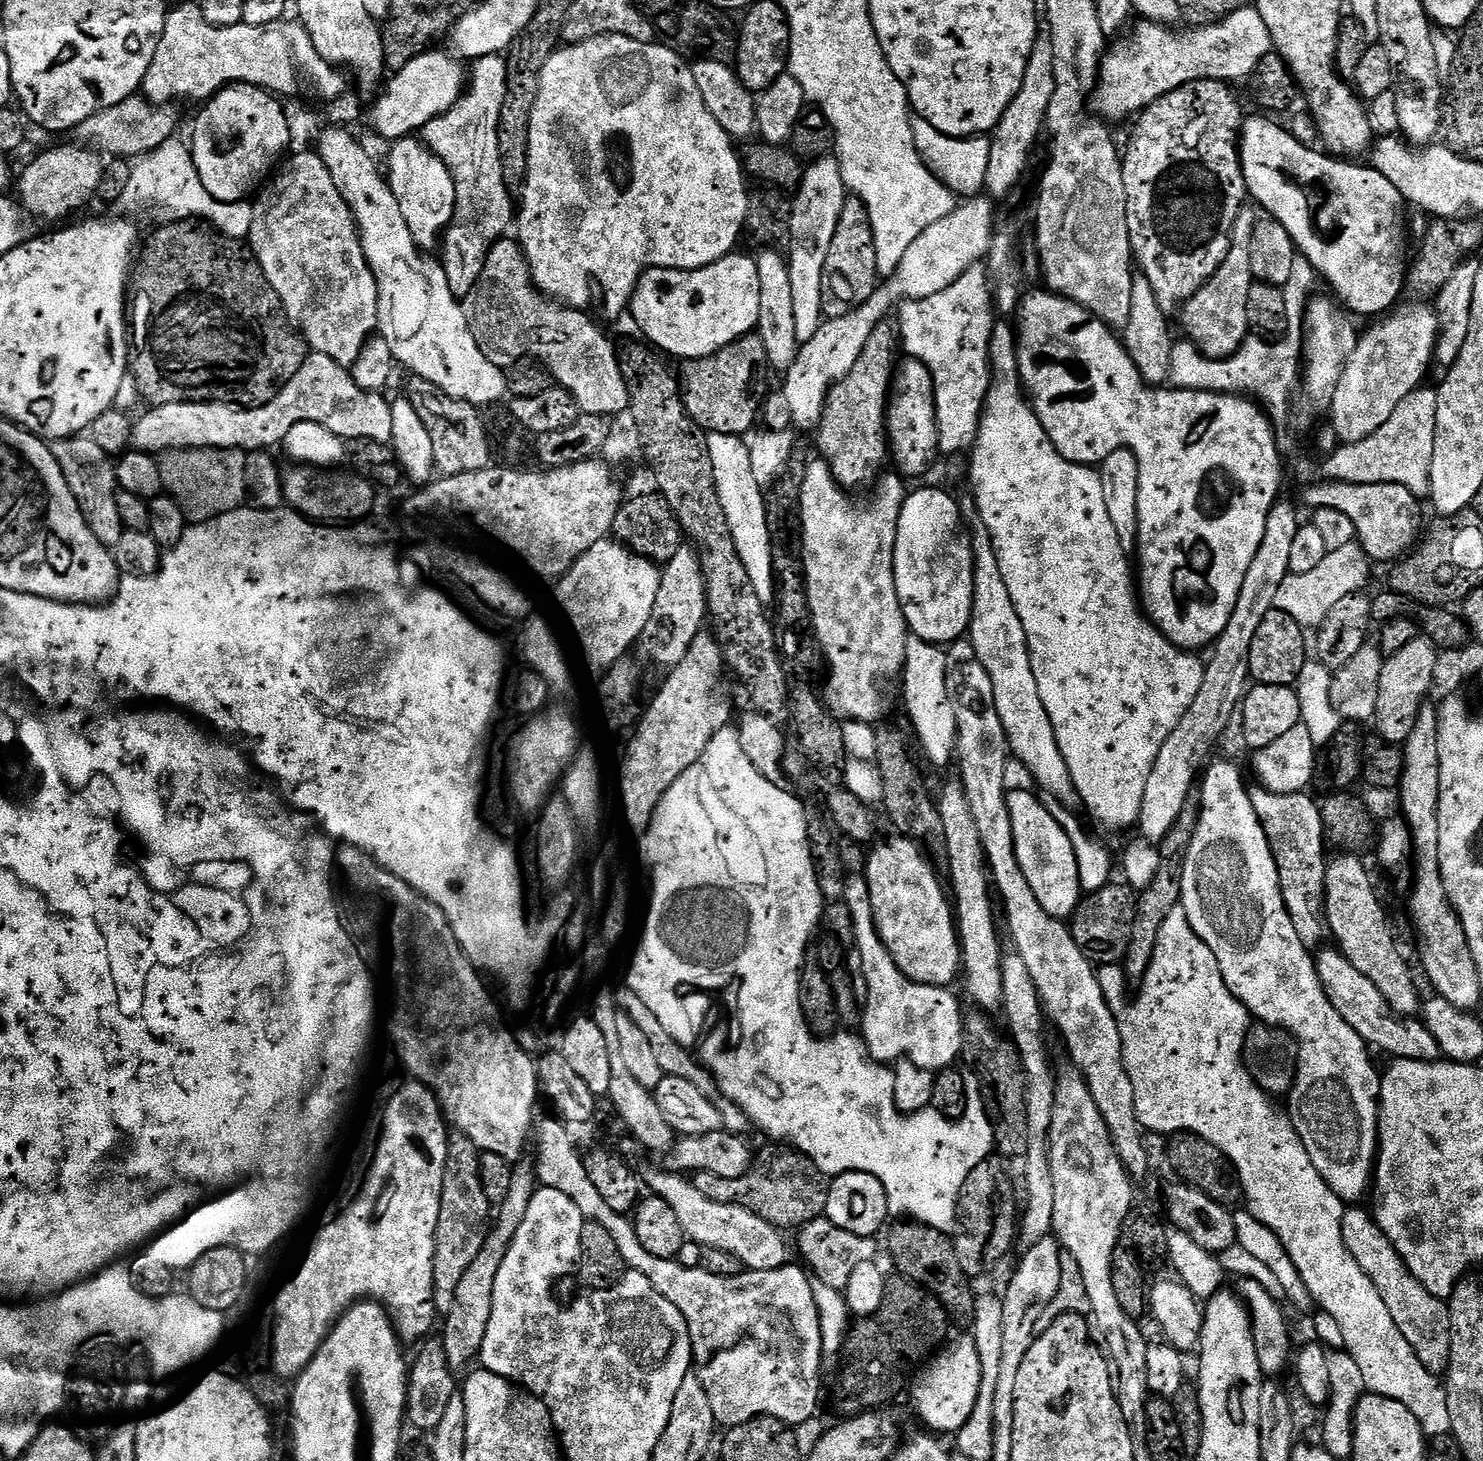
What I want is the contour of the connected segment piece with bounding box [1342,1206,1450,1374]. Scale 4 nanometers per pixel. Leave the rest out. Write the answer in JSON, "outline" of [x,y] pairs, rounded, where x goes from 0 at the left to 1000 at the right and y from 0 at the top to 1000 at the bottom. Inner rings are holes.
{"outline":[[[912,825],[907,829],[905,836],[905,847],[908,850],[908,856],[918,867],[918,869],[932,886],[932,891],[935,891],[935,897],[937,897],[937,902],[943,910],[945,910],[945,916],[951,919],[953,927],[956,927],[956,932],[962,935],[966,940],[971,940],[976,936],[978,930],[978,899],[974,890],[966,887],[953,875],[951,869],[945,864],[940,853],[932,845],[929,839],[926,830],[920,825]]]}

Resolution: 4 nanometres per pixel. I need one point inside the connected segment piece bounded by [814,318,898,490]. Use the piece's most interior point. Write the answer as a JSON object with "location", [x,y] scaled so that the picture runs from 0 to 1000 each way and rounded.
{"location":[575,298]}

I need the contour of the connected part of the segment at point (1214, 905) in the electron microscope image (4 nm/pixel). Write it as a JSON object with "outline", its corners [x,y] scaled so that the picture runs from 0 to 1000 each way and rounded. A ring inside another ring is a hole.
{"outline":[[[823,520],[821,523],[819,522],[815,522],[813,528],[811,529],[811,536],[808,539],[808,545],[808,542],[809,562],[806,564],[806,570],[804,571],[804,576],[801,578],[801,584],[798,586],[798,595],[794,597],[796,606],[796,619],[800,623],[800,628],[805,637],[805,639],[808,639],[808,642],[811,642],[811,645],[813,645],[813,648],[816,648],[816,653],[819,653],[819,656],[821,656],[821,664],[824,664],[824,669],[827,672],[828,677],[832,680],[832,683],[835,683],[837,686],[837,689],[842,691],[842,693],[849,700],[854,701],[856,704],[865,704],[873,712],[875,717],[874,739],[871,741],[871,747],[868,748],[867,750],[869,758],[868,758],[868,760],[870,762],[871,769],[874,771],[875,776],[876,776],[881,784],[881,790],[883,790],[883,795],[886,795],[886,801],[889,801],[889,804],[891,804],[891,806],[895,810],[897,815],[900,815],[900,817],[902,817],[902,820],[907,823],[919,822],[917,821],[922,816],[924,816],[927,810],[927,800],[931,785],[931,734],[929,733],[929,731],[928,734],[924,724],[922,723],[922,720],[924,721],[923,715],[920,715],[916,708],[910,702],[908,697],[905,697],[905,694],[902,694],[902,691],[900,691],[897,683],[894,683],[893,676],[887,666],[887,658],[885,652],[878,646],[878,643],[875,642],[875,639],[873,637],[873,632],[871,630],[870,626],[868,624],[868,620],[866,619],[865,611],[863,608],[860,582],[856,576],[854,574],[854,568],[846,554],[844,541],[841,539],[839,540],[839,531],[836,529],[835,524],[830,523],[828,520]]]}

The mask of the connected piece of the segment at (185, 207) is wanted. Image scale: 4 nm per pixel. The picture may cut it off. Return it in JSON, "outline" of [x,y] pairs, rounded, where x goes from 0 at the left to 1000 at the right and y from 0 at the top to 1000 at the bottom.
{"outline":[[[114,97],[109,102],[99,103],[90,110],[88,125],[81,135],[82,139],[88,141],[94,134],[98,135],[108,142],[109,150],[112,152],[127,150],[142,140],[142,135],[136,127],[136,120],[130,112],[129,105],[124,103],[121,106],[117,100]]]}

